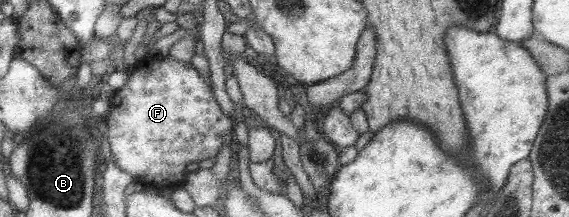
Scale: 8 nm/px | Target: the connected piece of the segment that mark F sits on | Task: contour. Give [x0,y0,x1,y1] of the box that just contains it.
[104,54,233,184]

